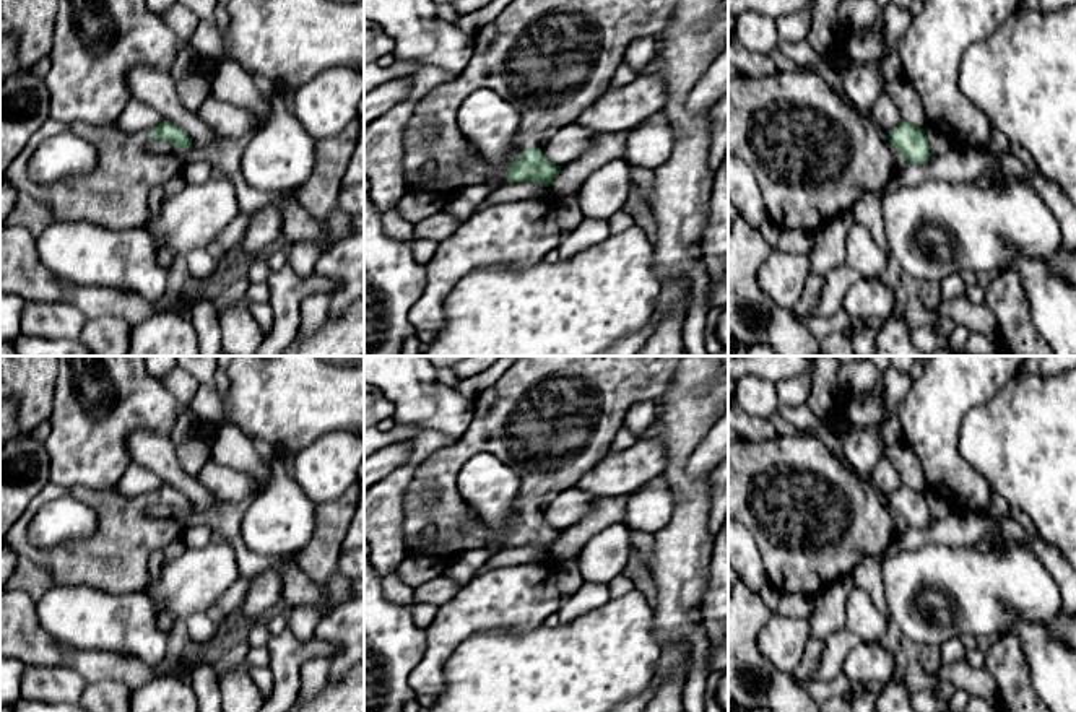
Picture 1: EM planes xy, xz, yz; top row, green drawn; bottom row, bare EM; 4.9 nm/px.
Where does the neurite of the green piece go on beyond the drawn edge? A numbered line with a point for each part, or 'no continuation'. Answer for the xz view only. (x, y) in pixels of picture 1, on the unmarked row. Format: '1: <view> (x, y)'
1: xz (550, 418)

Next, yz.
1: yz (813, 519)

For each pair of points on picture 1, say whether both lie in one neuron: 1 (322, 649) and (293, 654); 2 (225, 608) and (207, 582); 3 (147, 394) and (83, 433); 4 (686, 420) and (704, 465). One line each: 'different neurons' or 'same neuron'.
1: same neuron
2: different neurons
3: same neuron
4: different neurons

